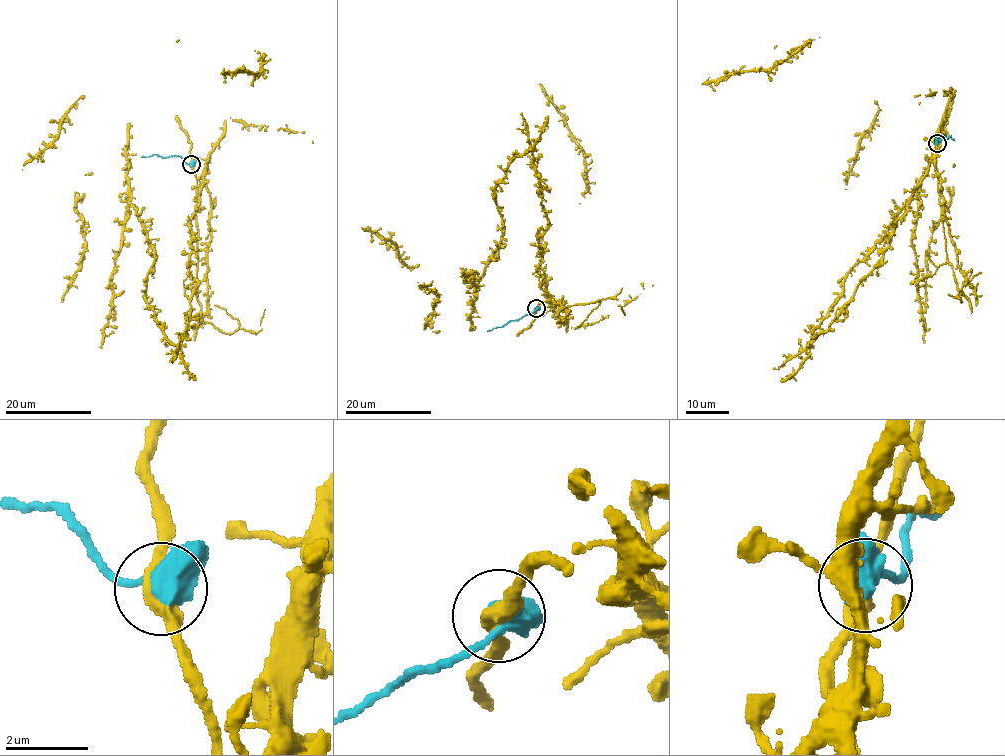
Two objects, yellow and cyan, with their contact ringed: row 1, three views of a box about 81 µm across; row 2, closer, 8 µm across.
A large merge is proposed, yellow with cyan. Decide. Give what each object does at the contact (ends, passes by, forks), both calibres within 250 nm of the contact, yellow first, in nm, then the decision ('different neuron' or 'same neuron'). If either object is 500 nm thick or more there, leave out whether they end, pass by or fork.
calibres 400 and 500 nm; different neuron

